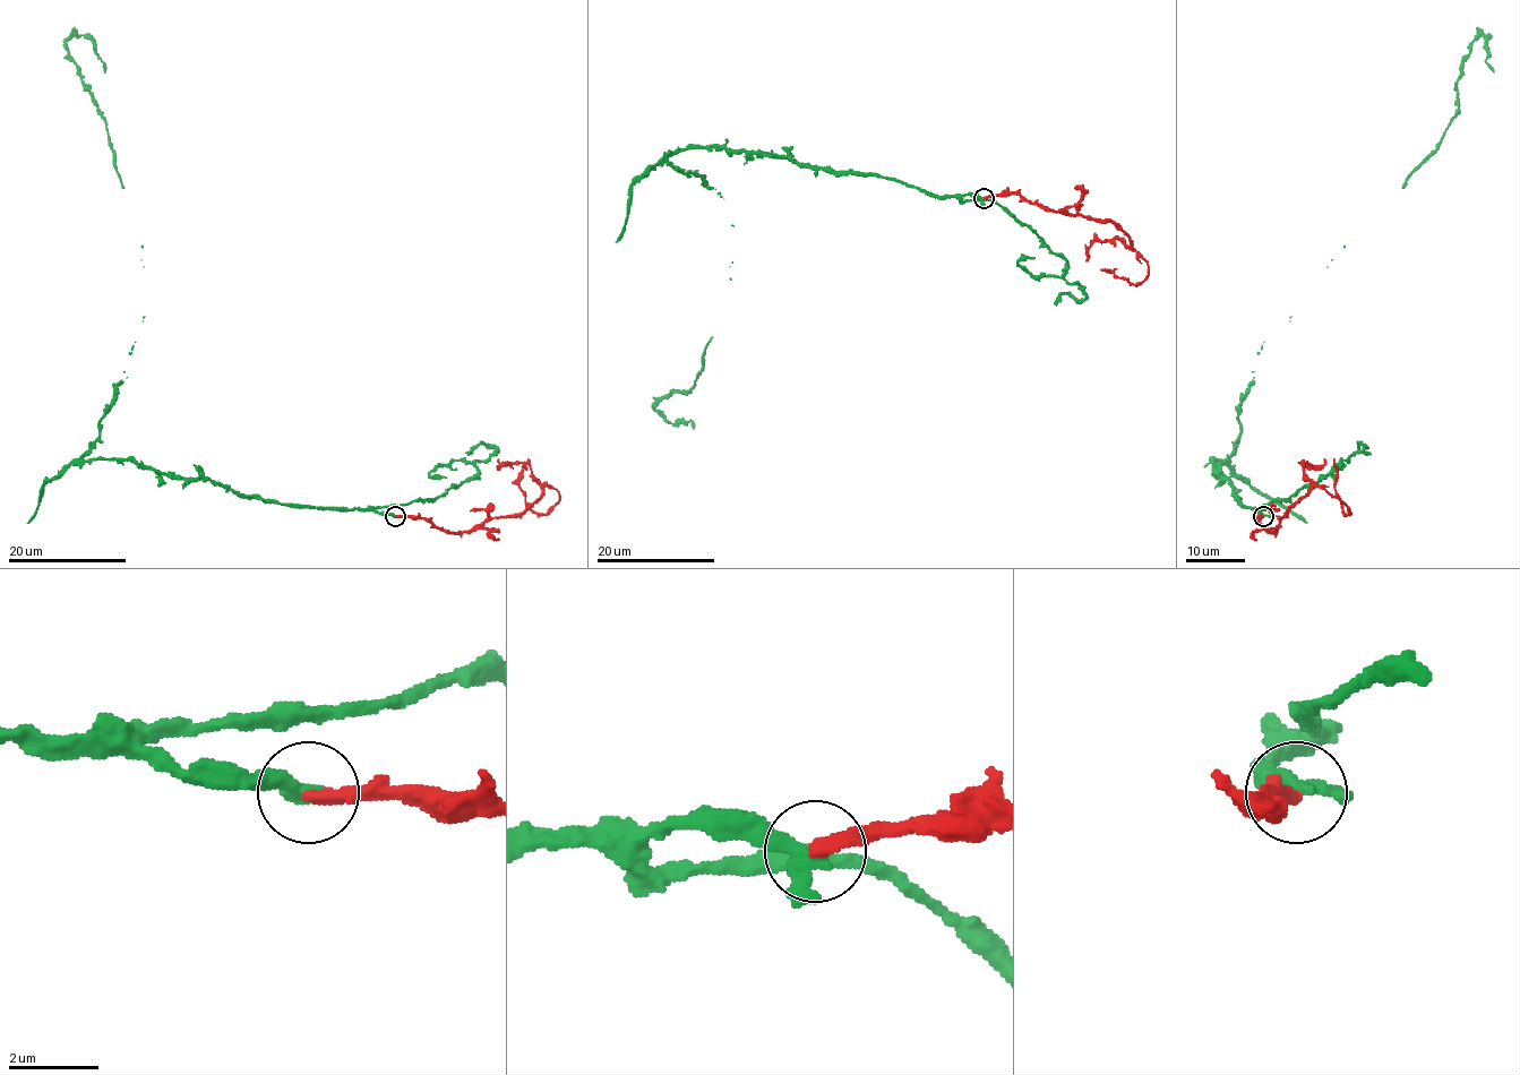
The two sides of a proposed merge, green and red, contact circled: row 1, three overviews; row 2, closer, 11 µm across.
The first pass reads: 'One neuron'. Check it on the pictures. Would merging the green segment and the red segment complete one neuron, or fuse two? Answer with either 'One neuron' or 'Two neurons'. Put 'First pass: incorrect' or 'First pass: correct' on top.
First pass: incorrect
Two neurons

